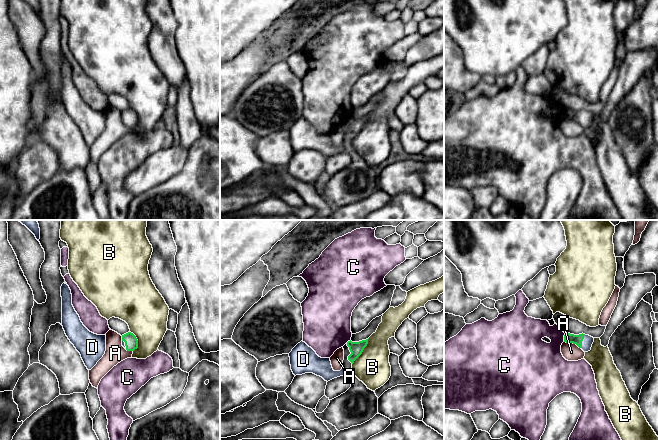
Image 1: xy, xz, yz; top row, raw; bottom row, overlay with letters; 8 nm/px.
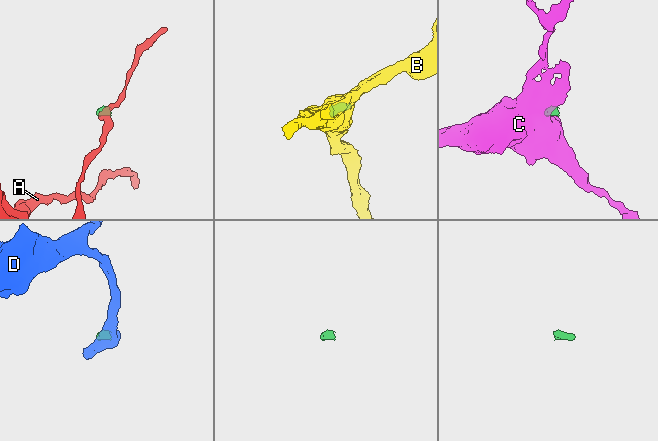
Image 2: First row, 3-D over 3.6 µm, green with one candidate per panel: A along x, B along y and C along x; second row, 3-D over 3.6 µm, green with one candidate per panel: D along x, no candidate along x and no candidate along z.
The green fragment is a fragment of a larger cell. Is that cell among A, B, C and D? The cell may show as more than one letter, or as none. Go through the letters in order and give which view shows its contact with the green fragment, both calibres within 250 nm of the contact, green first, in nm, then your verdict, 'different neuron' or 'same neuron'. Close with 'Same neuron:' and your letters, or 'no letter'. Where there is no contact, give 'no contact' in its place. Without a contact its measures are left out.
A: contact in yz; calibres 80 and 140 nm; different neuron
B: contact in xz; calibres 110 and 280 nm; different neuron
C: contact in yz; calibres 80 and 300 nm; different neuron
D: contact in yz; calibres 80 and 90 nm; same neuron
Same neuron: D

